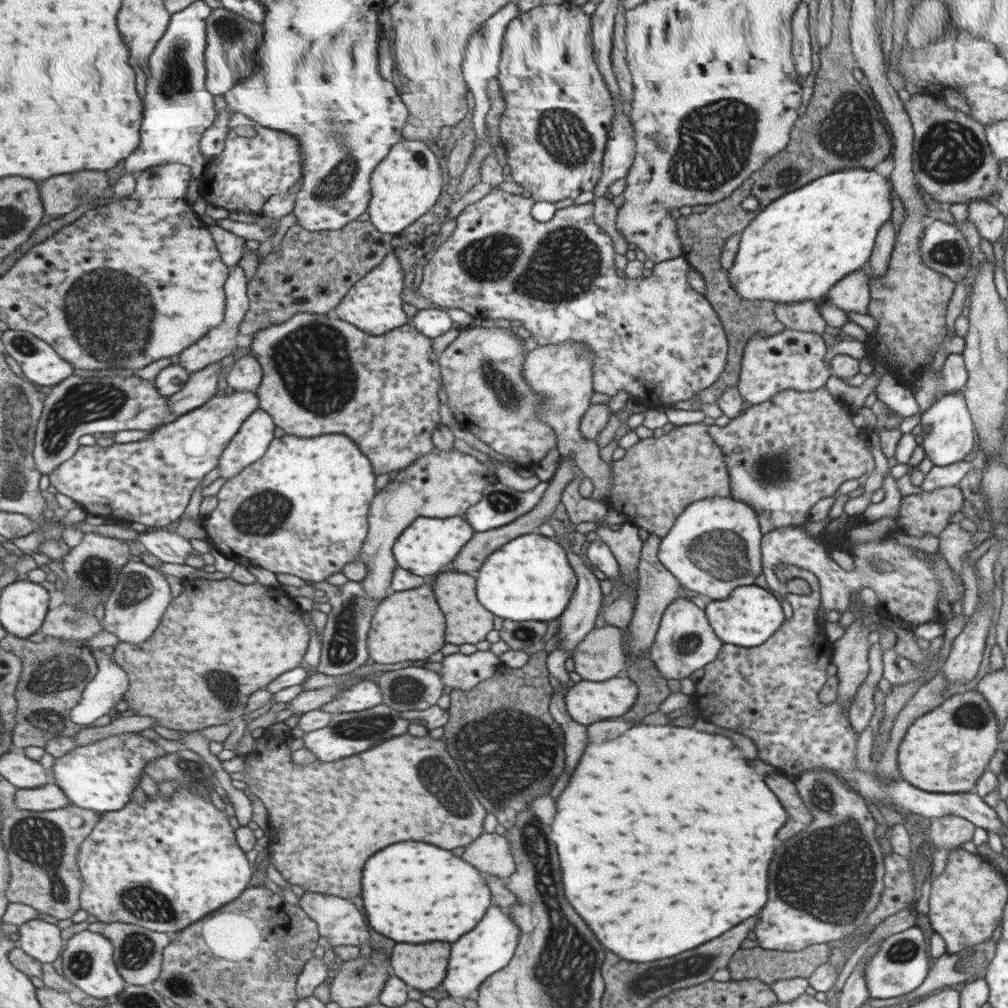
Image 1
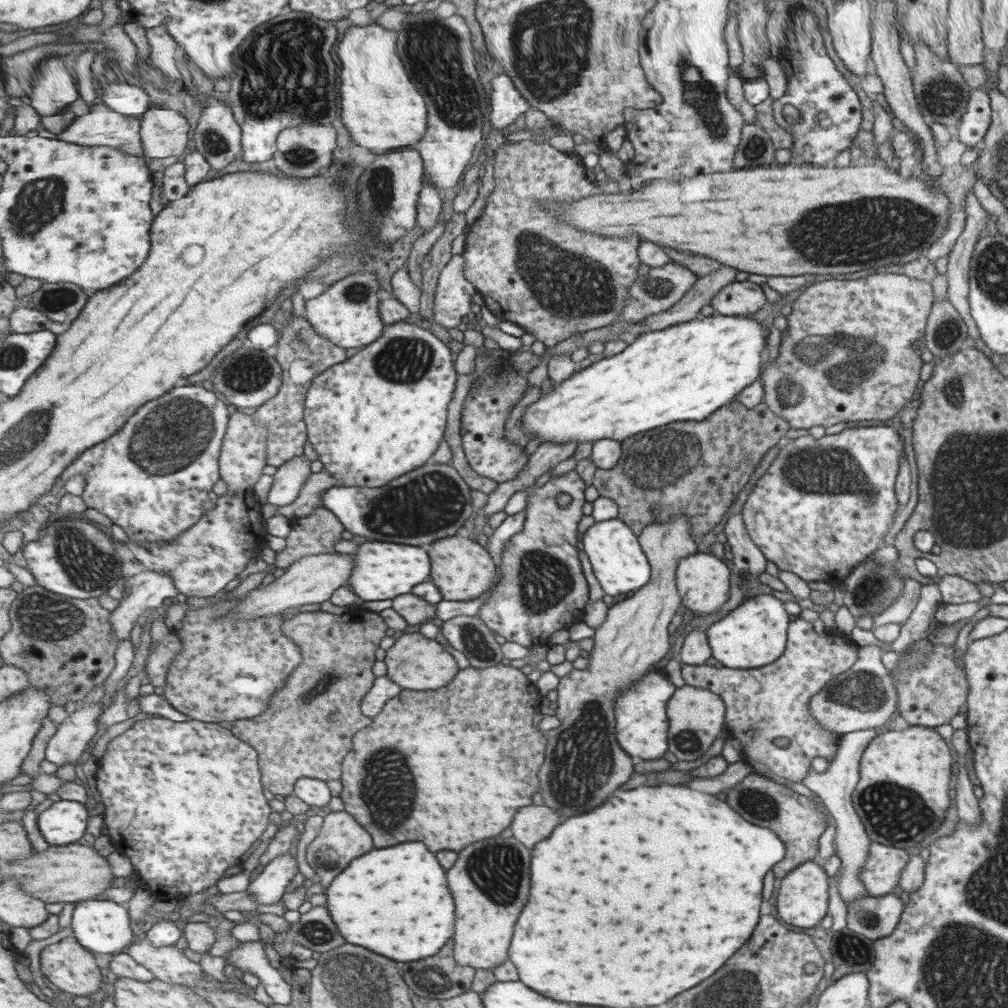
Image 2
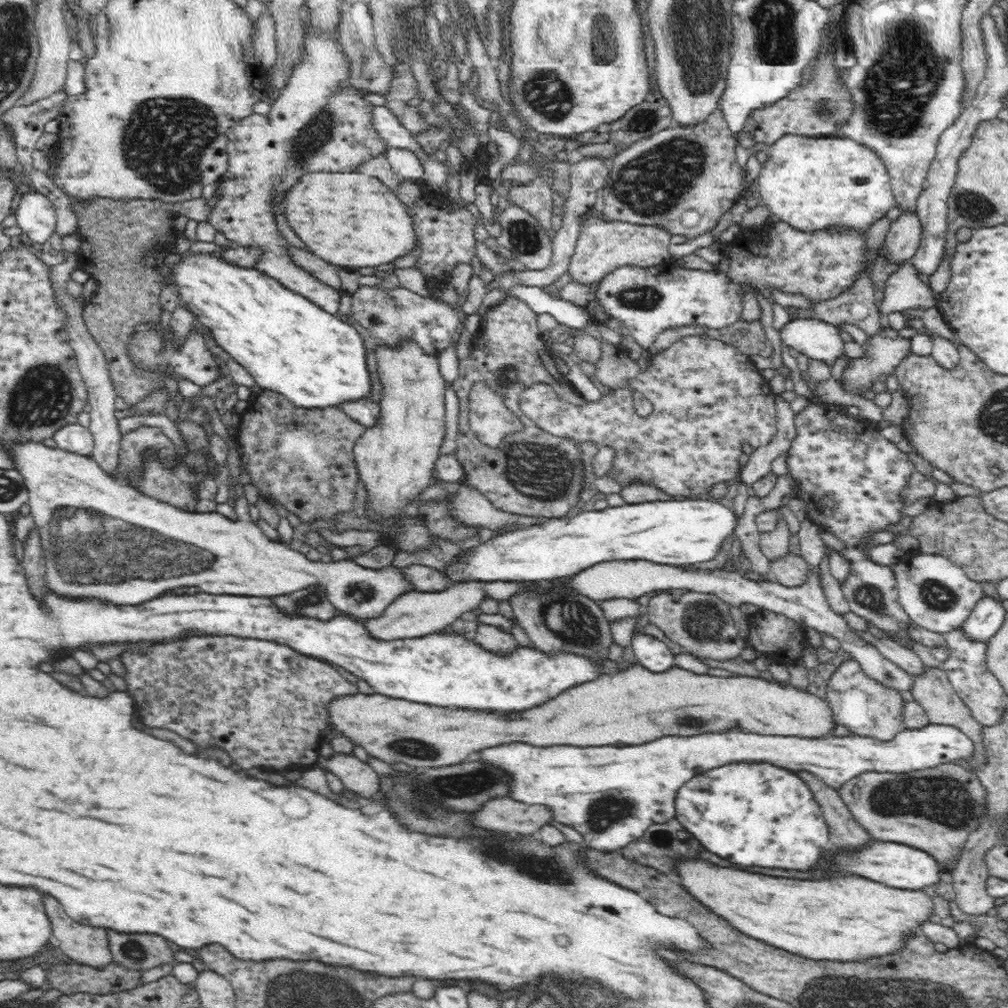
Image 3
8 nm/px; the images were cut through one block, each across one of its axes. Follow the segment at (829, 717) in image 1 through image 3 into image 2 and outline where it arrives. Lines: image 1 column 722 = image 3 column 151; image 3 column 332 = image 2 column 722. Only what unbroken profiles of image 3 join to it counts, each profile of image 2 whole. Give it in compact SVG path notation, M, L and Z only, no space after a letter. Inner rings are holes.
M797 617L793 620L793 624L789 624L789 652L781 653L781 658L777 658L777 660L770 662L767 664L767 666L765 666L765 668L755 668L755 670L745 670L745 668L743 668L743 670L741 670L741 668L727 668L725 666L721 668L715 668L705 664L688 665L680 663L680 673L682 679L685 682L685 685L689 685L695 688L704 688L705 690L711 690L711 692L714 693L717 692L722 700L725 700L724 707L729 708L728 712L726 712L726 728L729 732L730 738L735 738L739 741L739 745L741 746L742 761L745 762L745 764L750 764L750 762L753 762L753 756L755 756L755 762L763 762L763 764L765 764L765 767L767 768L767 774L773 774L780 779L787 780L788 782L801 783L801 780L805 778L807 772L809 771L811 760L817 757L826 759L828 761L831 760L834 754L837 752L841 738L843 738L843 736L837 735L835 732L827 731L821 728L819 724L817 724L817 721L810 715L810 712L808 712L808 700L811 698L811 696L817 694L819 689L825 683L827 683L828 680L831 680L833 677L847 671L848 668L856 662L857 649L858 647L853 644L853 642L850 642L847 636L842 635L840 632L817 634L813 630L812 623ZM776 738L786 738L787 746L785 746L785 748L777 748L777 746L771 742Z

